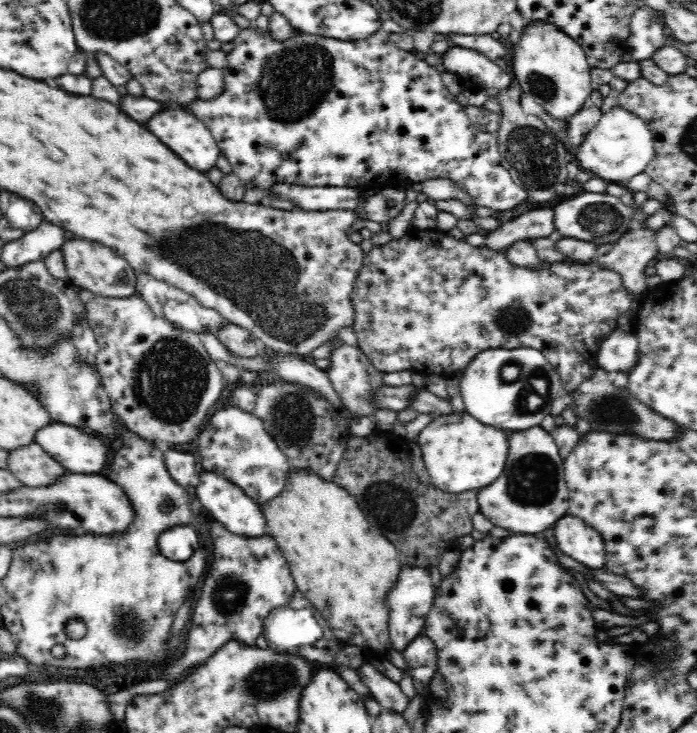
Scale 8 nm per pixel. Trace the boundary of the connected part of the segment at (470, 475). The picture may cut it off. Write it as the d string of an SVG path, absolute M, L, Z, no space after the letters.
M442 414L414 438L422 450L422 460L432 478L432 484L446 494L478 492L496 482L506 468L510 440L508 434L492 426L484 426L470 414Z

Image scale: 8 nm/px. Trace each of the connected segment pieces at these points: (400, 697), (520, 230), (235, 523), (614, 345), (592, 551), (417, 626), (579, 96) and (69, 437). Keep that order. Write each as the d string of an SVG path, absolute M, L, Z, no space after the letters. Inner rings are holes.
M364 662L358 670L364 684L370 688L370 696L384 708L388 714L404 714L408 708L408 700L400 690L400 684L388 680L382 672L378 672L372 662Z
M528 208L520 216L512 218L510 222L500 224L496 230L488 232L488 248L510 248L516 242L534 240L534 238L548 238L554 236L554 210L552 208Z
M200 470L198 484L194 488L196 488L196 498L200 500L200 504L206 510L212 512L212 520L220 522L228 532L232 532L236 536L246 536L246 538L258 538L258 536L266 536L268 534L266 518L262 514L262 506L256 500L252 500L248 494L244 494L244 490L238 488L228 478L220 476L216 472Z
M616 328L600 338L596 344L598 368L616 372L630 372L638 362L638 340L628 328Z
M570 514L560 518L554 526L554 540L566 556L588 568L596 570L606 566L606 544L594 528L586 526L586 520Z
M402 566L398 582L386 598L388 616L390 616L390 622L388 622L390 624L390 648L404 654L404 648L408 644L412 644L418 636L422 636L426 616L434 604L434 590L436 590L436 586L432 584L432 576L430 576L428 568Z
M552 22L528 24L520 42L512 48L514 76L524 92L534 96L544 112L556 120L568 120L576 116L590 102L590 94L596 90L592 82L592 68L582 52L580 44L568 34L560 32Z
M48 424L40 430L36 430L36 438L34 444L38 444L40 448L44 448L44 452L48 454L50 460L54 460L60 468L64 468L66 472L72 474L100 474L104 476L104 470L108 466L108 442L84 434L74 426L64 426L64 424Z

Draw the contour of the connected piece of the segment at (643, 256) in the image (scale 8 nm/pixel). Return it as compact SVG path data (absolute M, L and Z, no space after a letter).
M640 228L620 236L614 248L608 254L598 256L594 264L602 270L612 270L620 274L622 286L632 296L642 296L650 290L650 286L646 284L644 270L648 262L652 262L658 254L660 252L656 246L656 232Z

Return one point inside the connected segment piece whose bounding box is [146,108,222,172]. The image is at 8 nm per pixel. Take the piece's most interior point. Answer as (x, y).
(187, 136)

